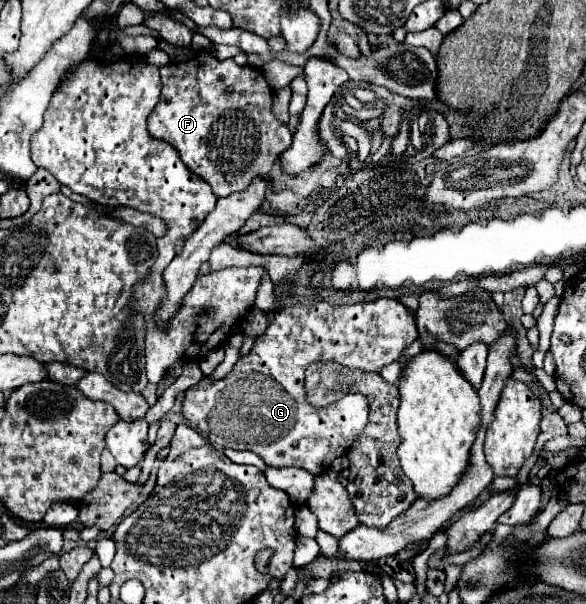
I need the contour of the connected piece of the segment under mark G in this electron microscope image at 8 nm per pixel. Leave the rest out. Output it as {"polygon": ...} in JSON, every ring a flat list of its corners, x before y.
{"polygon":[[378,298,374,302,356,302,344,306,330,306,326,300,310,304,284,306,276,312,268,330,256,338,248,356,238,358,232,372,214,384,202,382,190,388,184,398,184,418,190,426,208,436,210,444,224,450,252,450,268,466,300,466,314,474,330,468,332,460,354,444,358,434,368,424,368,400,362,394,346,394,326,408,314,408,304,398,304,370,316,360,334,360,348,368,382,370,386,364,400,358,402,350,418,336,412,312,394,298]]}

